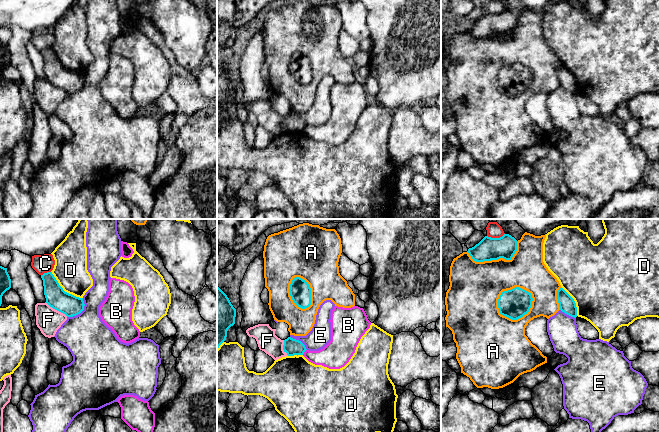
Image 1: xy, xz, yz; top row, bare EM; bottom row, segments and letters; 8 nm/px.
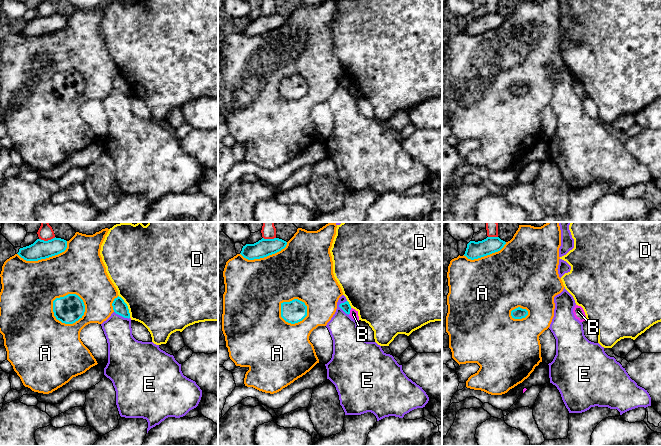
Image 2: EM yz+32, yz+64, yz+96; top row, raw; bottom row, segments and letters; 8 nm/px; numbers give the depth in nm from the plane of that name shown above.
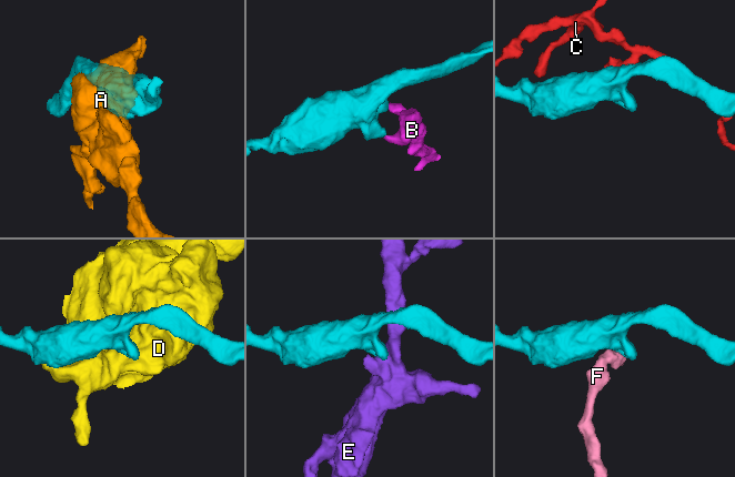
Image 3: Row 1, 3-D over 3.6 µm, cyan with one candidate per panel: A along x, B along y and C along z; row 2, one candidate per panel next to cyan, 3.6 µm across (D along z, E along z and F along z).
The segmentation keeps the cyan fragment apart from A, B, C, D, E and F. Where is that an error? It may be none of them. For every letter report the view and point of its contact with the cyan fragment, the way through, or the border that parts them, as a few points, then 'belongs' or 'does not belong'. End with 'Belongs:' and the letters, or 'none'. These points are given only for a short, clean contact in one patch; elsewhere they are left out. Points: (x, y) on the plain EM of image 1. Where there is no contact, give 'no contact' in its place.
A: meets cyan in yz at (522, 92); does not belong
B: meets cyan in xz at (304, 127); does not belong
C: meets cyan in yz at (495, 14); does not belong
D: meets cyan in xy at (63, 66); does not belong
E: meets cyan in xy at (80, 88); border along xy (83, 74), (83, 85), (79, 89), (67, 93); does not belong
F: meets cyan in xy at (56, 85); border along xy (45, 78), (67, 92); does not belong
Belongs: none

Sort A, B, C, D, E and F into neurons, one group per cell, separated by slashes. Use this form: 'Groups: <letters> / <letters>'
Groups: A / B / C / D / E / F

